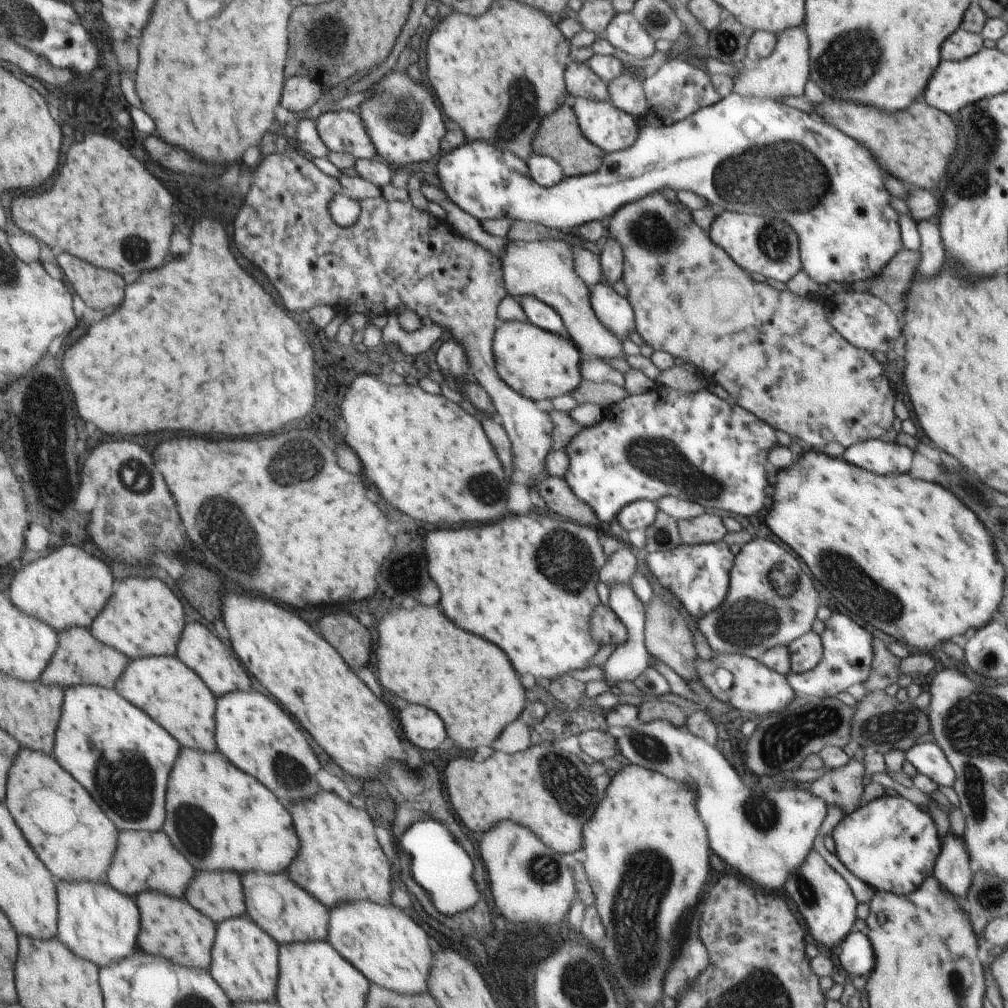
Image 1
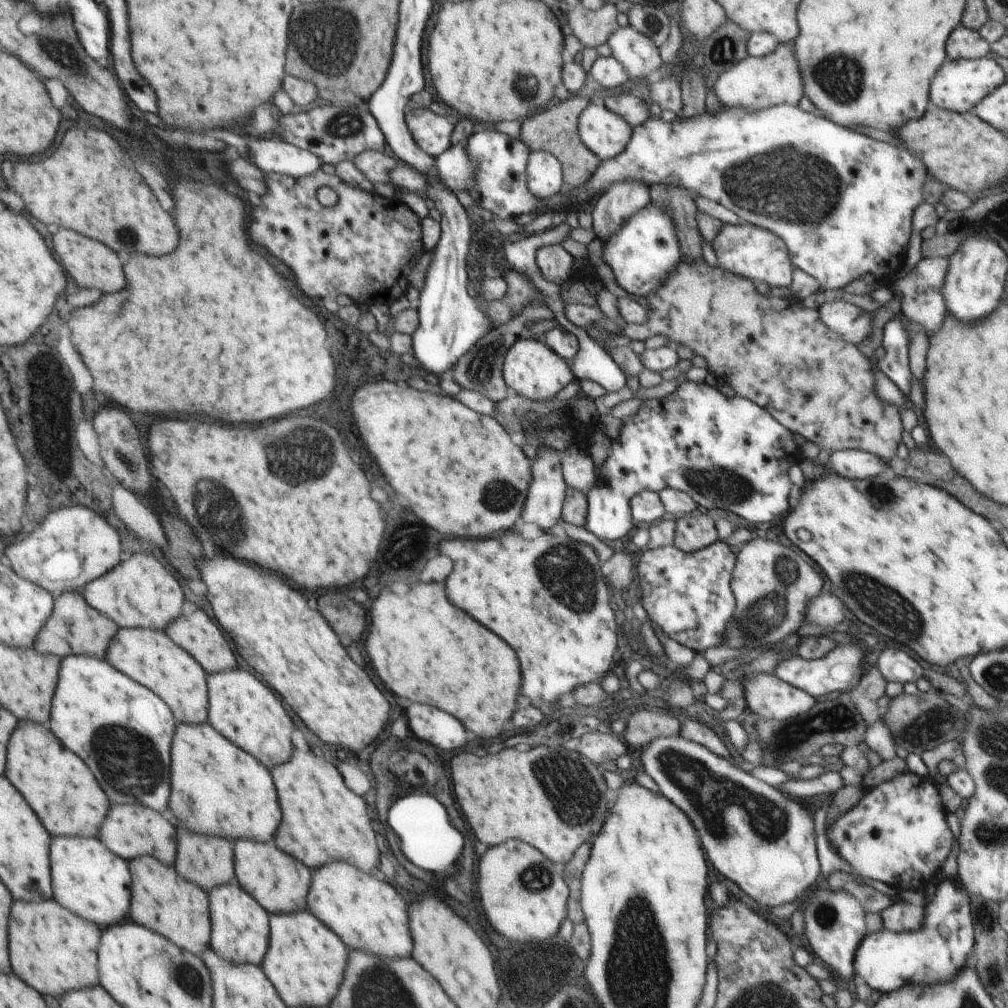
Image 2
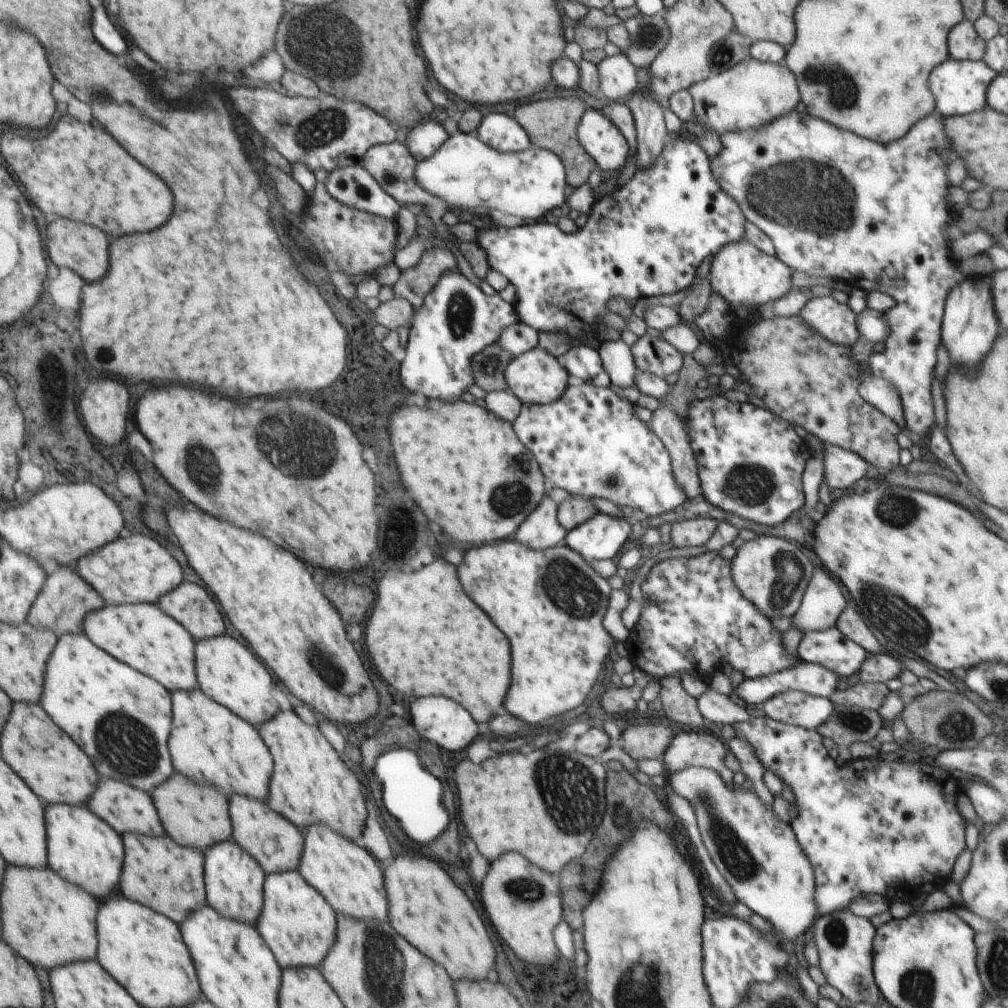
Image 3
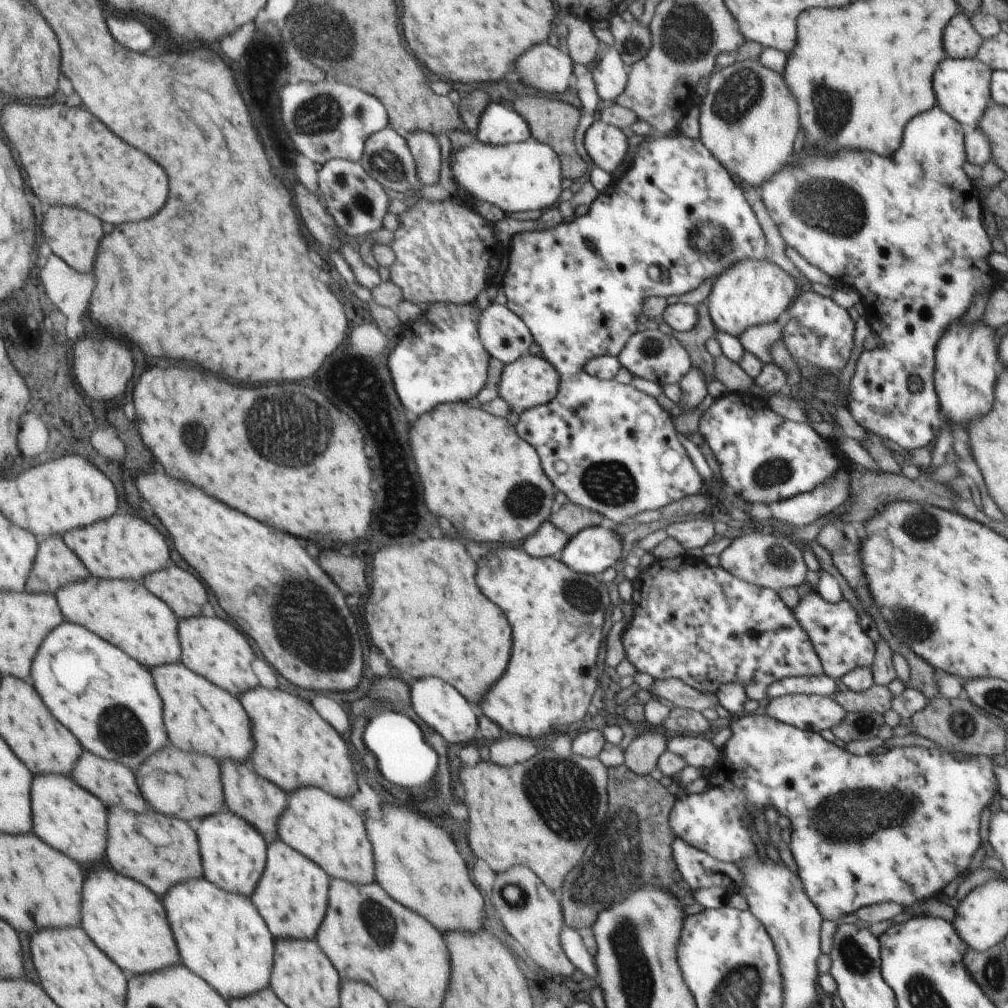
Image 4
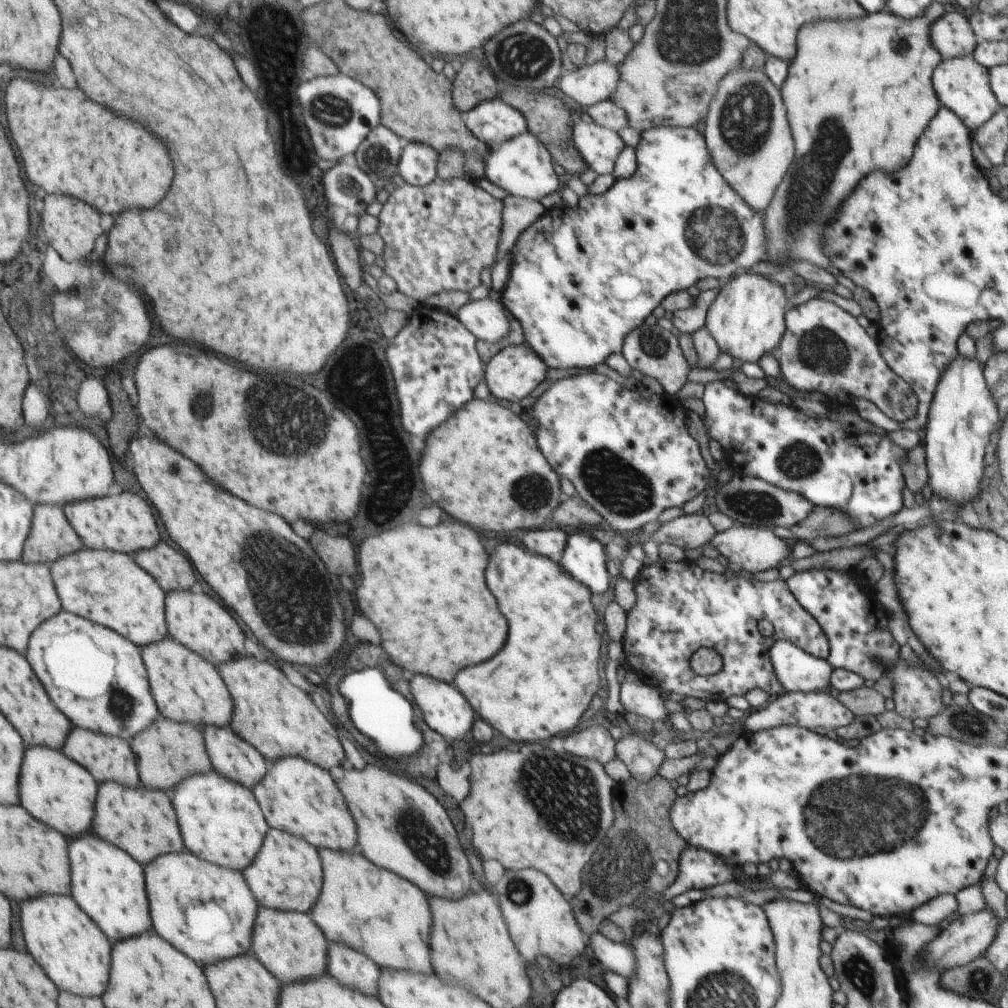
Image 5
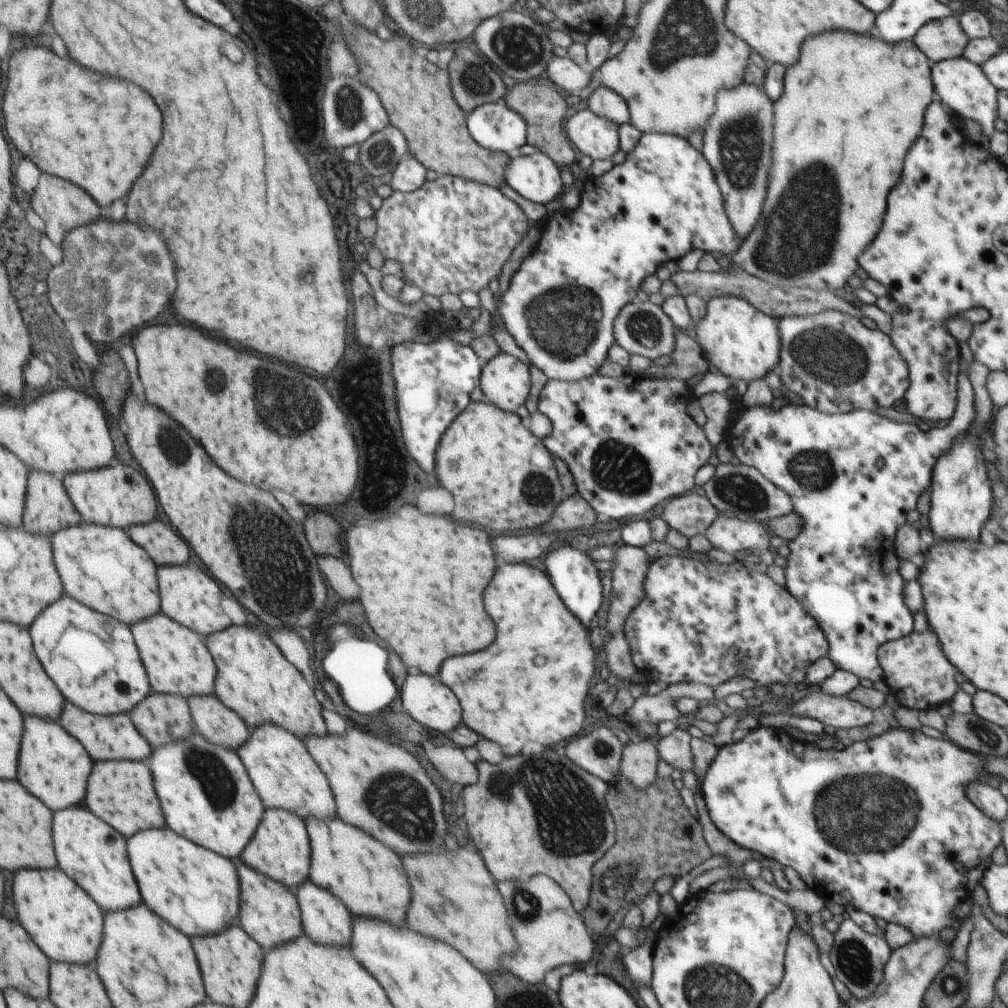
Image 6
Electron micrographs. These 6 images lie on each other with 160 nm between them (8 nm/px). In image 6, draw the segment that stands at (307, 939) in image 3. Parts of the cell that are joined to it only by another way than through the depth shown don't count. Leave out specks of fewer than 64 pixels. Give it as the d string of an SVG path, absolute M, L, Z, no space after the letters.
M266 809L251 843L243 850L241 860L258 874L283 884L290 892L309 880L311 844L305 822L286 811Z

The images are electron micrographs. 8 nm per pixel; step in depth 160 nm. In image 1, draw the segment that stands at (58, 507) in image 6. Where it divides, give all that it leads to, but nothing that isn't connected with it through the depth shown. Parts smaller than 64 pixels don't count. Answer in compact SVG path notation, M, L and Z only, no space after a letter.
M72 627L59 633L58 637L59 648L42 674L41 682L44 685L56 685L64 690L76 685L96 685L114 689L117 681L125 674L129 658L119 650L102 644L87 628Z

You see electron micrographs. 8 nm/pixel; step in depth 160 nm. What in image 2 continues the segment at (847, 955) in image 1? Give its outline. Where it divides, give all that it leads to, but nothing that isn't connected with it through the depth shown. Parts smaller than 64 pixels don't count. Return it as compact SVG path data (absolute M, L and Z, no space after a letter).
M946 877L936 894L934 900L926 906L926 924L920 932L914 934L892 934L888 930L878 930L865 935L860 941L854 955L853 969L855 980L867 984L876 992L890 992L906 982L930 982L944 980L944 976L952 976L956 968L966 964L966 956L974 944L974 930L970 918L969 892L966 888L954 886L960 884L958 878L950 880Z

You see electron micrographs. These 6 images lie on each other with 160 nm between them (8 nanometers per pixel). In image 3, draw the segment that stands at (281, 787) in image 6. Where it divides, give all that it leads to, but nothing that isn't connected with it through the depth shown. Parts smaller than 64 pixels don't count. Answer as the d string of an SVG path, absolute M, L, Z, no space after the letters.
M327 825L322 827L310 827L306 830L303 839L303 855L297 870L300 876L308 883L308 886L316 891L336 916L342 914L344 917L351 917L357 921L377 921L378 923L389 922L389 904L385 888L385 876L383 868L378 868L380 864L370 853L359 848L356 843L345 839L340 833L337 833Z

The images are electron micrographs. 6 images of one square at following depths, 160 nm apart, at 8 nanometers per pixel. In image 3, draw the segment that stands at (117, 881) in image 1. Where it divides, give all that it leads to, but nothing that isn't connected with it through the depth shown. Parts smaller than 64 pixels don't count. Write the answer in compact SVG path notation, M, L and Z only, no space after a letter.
M100 778L91 802L92 806L88 802L86 807L92 812L96 812L96 816L103 821L108 822L120 836L124 836L125 833L133 833L134 835L162 837L166 834L152 796L125 782Z

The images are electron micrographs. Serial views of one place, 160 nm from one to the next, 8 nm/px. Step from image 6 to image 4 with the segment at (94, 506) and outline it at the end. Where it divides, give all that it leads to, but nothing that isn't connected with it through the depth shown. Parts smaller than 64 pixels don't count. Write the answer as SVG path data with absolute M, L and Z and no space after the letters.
M122 512L90 527L68 531L62 536L68 548L86 565L89 574L99 579L144 582L146 576L169 566L170 548L162 534L148 521Z

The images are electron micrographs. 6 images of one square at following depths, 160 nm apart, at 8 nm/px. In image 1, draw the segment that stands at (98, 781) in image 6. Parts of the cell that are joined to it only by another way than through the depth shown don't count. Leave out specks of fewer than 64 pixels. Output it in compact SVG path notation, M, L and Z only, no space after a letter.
M154 891L137 895L135 903L141 914L142 936L138 936L138 949L183 967L209 972L211 950L217 933L212 920L190 907L185 899L178 902Z

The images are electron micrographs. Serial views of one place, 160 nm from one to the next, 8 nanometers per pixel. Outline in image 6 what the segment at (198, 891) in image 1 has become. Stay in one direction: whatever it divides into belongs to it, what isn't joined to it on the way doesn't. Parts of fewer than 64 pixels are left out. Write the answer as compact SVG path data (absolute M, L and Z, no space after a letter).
M151 694L128 714L147 739L152 751L176 741L182 741L193 732L193 718L187 700L180 695Z

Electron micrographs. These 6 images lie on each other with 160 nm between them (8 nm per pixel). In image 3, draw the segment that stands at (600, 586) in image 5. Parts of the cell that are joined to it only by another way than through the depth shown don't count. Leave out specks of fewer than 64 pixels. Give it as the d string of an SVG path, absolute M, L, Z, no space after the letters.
M598 511L592 518L568 531L565 540L566 545L590 563L594 558L614 558L631 532L631 524L624 517Z

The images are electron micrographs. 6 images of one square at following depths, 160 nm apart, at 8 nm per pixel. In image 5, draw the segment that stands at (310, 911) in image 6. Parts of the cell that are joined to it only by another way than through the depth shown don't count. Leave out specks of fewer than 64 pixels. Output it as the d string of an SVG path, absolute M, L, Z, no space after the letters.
M330 943L328 951L328 972L340 980L340 984L358 990L366 996L378 996L378 966L372 964L366 956L358 954L353 948L344 948L340 944Z

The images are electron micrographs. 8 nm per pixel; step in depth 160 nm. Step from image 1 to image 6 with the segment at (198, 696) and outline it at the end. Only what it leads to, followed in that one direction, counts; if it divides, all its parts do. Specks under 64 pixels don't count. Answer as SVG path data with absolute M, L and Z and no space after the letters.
M82 522L50 537L56 540L55 565L64 576L64 595L129 627L162 612L155 561L122 529Z

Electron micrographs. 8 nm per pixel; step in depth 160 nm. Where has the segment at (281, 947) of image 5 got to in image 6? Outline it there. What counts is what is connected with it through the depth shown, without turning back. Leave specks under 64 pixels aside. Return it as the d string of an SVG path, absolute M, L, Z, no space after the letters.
M241 858L232 862L237 866L240 877L239 926L265 951L300 938L302 936L301 912L294 893L290 892L283 884L253 871L245 865Z

